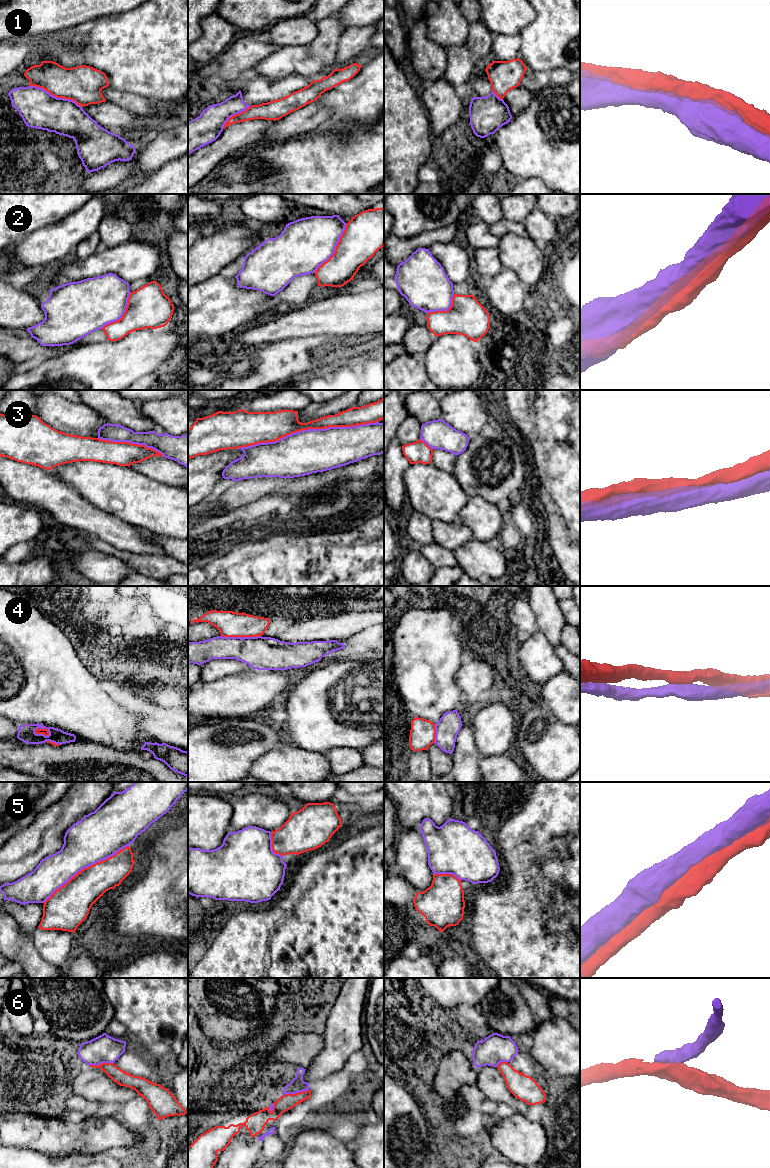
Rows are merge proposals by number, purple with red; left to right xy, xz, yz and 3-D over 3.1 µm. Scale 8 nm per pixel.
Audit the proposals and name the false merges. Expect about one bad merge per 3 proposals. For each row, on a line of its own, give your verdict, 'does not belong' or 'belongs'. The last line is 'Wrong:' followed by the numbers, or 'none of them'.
1: belongs
2: belongs
3: belongs
4: does not belong
5: belongs
6: does not belong
Wrong: 4, 6

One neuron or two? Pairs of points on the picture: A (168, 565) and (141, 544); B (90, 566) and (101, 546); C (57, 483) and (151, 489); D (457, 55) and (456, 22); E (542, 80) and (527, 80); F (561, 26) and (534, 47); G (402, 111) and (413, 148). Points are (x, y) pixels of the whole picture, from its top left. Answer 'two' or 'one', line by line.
A: two
B: two
C: one
D: one
E: one
F: one
G: one

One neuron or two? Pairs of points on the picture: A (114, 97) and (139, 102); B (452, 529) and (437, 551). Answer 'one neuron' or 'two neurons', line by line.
A: one neuron
B: one neuron

